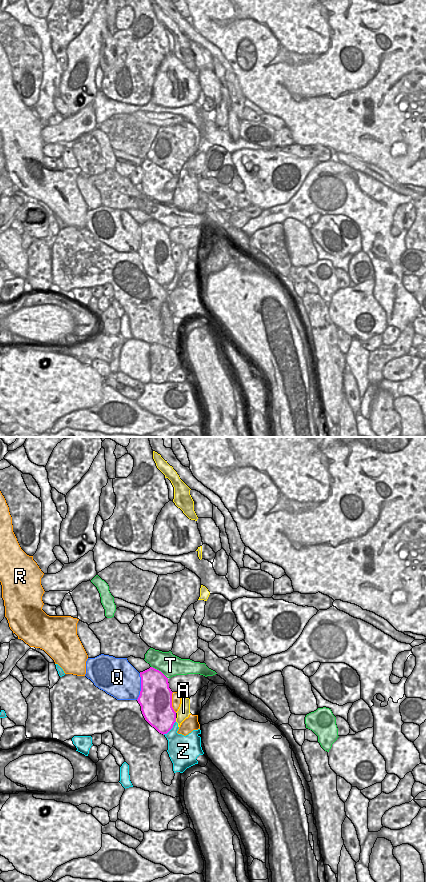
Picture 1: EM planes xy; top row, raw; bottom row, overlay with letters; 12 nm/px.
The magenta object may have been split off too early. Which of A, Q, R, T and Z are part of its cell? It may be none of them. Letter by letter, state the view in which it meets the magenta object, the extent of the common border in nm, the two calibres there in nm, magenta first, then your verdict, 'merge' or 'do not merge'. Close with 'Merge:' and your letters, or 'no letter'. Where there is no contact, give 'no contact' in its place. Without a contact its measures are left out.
A: contact in xy; length 50 nm; calibres 360 and 150 nm; do not merge
Q: contact in xy; length 320 nm; calibres 400 and 440 nm; do not merge
R: contact in xy; length 260 nm; calibres 400 and 120 nm; do not merge
T: contact in xy; length 260 nm; calibres 340 and 260 nm; do not merge
Z: contact in xy; length 220 nm; calibres 360 and 300 nm; do not merge
Merge: no letter

